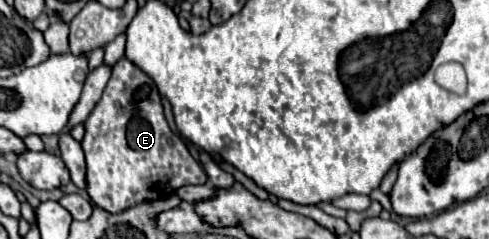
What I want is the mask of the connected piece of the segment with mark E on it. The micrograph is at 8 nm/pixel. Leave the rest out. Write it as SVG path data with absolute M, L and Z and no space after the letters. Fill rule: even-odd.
M127 58L111 68L103 96L85 122L81 146L87 160L87 194L107 212L123 212L143 200L169 198L183 184L205 184L207 180L183 140L173 138L155 84Z

